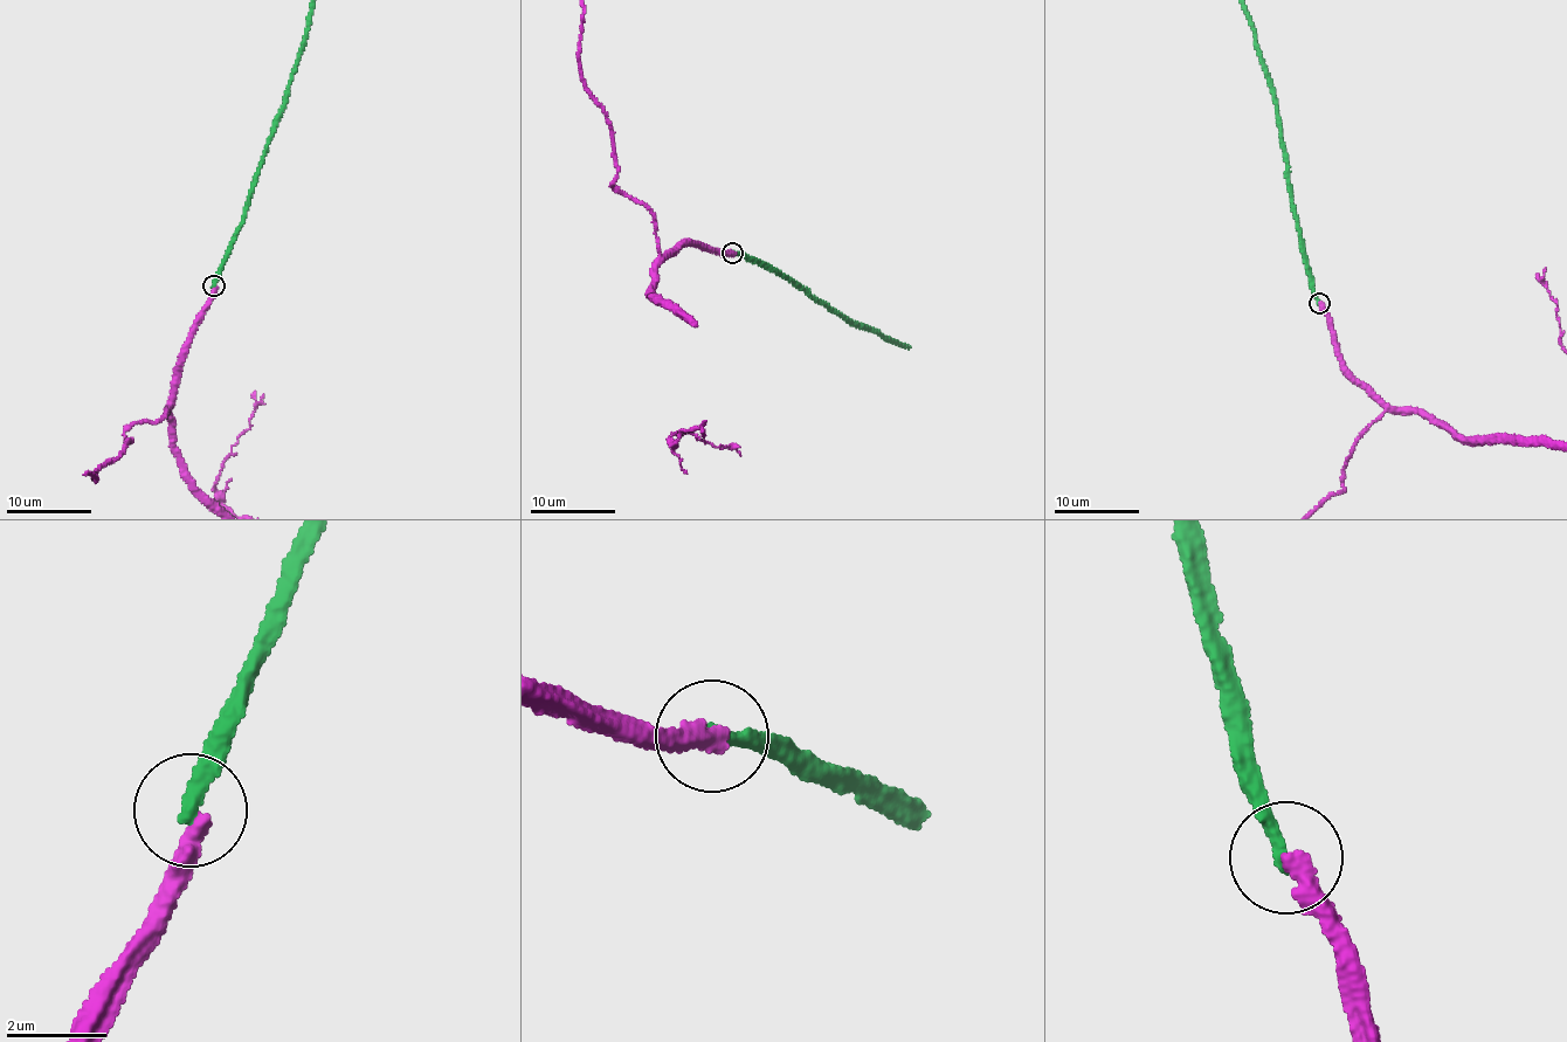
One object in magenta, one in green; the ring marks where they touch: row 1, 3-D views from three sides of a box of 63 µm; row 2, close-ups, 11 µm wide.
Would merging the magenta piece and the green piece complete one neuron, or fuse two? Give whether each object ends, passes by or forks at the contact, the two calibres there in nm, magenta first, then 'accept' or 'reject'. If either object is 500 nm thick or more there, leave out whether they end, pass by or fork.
magenta ends; green ends; calibres 340 and 320 nm; reject

